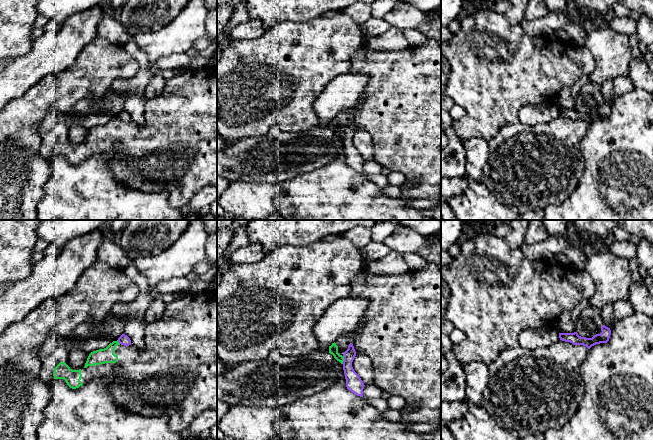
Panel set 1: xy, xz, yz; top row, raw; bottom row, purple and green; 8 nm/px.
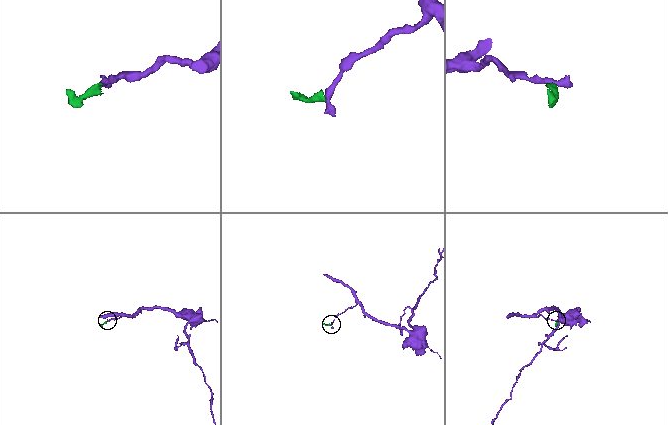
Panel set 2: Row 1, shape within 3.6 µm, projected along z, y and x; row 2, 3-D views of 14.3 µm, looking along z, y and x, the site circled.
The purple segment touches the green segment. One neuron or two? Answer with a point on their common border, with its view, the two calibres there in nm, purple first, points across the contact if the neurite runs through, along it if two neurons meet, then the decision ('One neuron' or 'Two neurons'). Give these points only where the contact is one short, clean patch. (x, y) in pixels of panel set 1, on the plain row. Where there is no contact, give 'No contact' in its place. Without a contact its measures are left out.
Touches purple at xz (344, 135). Thickness 130 nm (purple) against 80 nm. Boundary: xz (343, 131), (342, 139). Two neurons

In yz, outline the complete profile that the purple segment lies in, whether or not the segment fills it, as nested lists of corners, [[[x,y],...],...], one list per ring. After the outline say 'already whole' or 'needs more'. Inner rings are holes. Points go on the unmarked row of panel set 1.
[[[603,101],[601,103],[601,110],[596,110],[592,114],[581,113],[577,108],[574,109],[559,109],[559,114],[562,117],[570,118],[574,121],[583,121],[590,125],[592,122],[600,119],[607,119],[609,117],[611,106]]]; already whole

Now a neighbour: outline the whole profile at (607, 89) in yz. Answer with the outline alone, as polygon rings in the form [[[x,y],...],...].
[[[607,78],[605,83],[601,85],[601,91],[604,96],[604,101],[610,106],[614,104],[617,99],[617,96],[614,94],[614,78]]]

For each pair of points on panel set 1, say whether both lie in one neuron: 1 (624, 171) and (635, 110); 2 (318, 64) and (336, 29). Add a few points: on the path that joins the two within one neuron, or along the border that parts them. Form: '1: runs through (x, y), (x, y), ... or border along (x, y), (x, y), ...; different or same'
1: runs through (624, 156), (624, 138), (635, 125); same
2: runs through (318, 55), (333, 38); same

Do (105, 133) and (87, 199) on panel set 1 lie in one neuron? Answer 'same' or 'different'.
different

